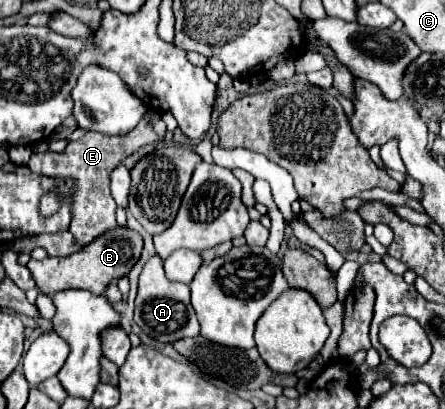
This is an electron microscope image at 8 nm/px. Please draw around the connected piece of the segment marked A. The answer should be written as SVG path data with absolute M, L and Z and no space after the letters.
M157 254L147 260L139 276L139 292L135 298L135 322L143 328L143 332L147 332L151 338L163 344L173 344L181 338L199 334L199 322L189 302L189 286L167 280L163 272L163 260Z

